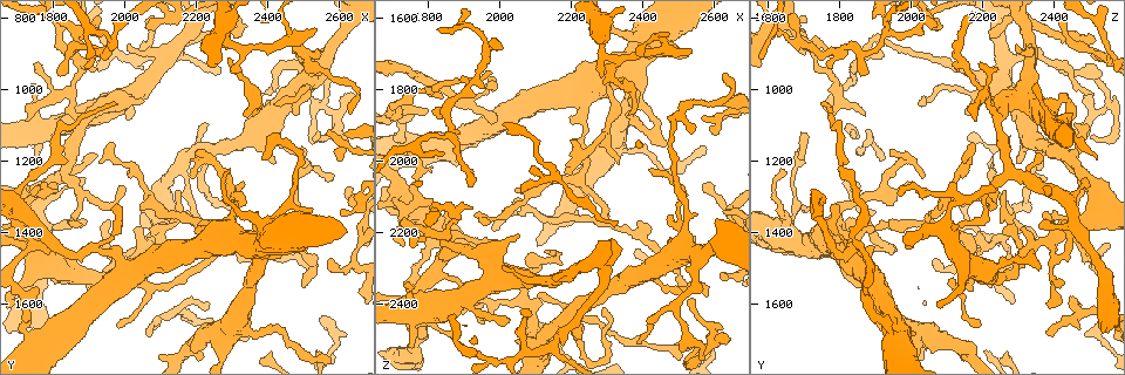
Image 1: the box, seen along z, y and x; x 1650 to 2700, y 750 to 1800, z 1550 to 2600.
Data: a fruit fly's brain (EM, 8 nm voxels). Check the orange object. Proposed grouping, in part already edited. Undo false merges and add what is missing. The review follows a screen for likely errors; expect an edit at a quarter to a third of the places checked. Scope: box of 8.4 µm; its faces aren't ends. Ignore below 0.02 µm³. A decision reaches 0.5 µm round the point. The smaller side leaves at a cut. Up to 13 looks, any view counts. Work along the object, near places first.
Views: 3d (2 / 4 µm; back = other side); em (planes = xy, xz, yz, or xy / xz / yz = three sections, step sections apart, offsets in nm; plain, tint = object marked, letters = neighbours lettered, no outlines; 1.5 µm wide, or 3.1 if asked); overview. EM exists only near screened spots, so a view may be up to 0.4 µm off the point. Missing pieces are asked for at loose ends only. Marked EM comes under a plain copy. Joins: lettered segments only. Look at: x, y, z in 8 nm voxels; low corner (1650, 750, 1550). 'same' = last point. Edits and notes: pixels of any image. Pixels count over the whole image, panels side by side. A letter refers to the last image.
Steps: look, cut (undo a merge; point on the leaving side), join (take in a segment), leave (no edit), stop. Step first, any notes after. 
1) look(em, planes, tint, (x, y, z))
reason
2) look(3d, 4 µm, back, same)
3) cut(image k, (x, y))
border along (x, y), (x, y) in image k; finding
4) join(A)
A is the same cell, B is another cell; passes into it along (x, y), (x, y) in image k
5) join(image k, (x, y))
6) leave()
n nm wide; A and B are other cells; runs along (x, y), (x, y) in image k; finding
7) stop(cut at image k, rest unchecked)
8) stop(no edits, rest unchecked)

look(em, xy, step 8, tint, (2530, 835, 1695))
branch stops here

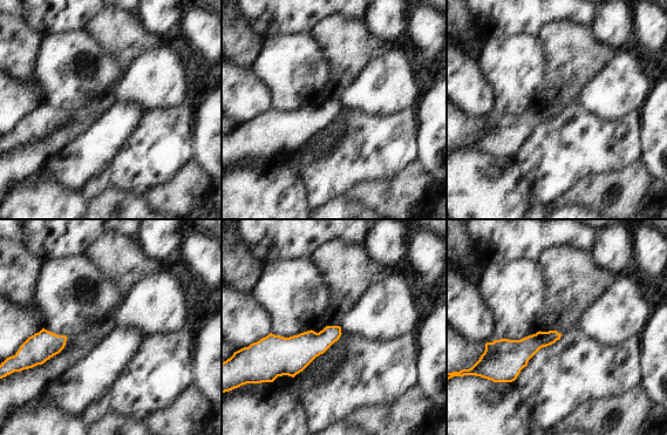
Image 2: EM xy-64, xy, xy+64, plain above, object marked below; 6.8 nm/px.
look(em, planes, letters, same)
cut it another way

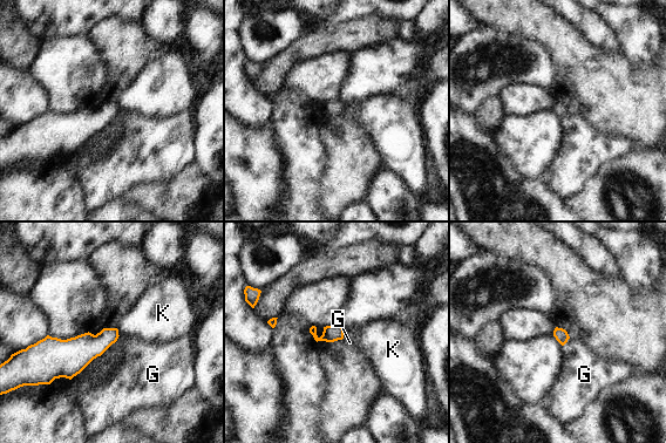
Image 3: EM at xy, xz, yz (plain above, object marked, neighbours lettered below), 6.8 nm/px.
leave()
G and K are other cells; none of them fits

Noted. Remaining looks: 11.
look(em, planes, letters, (2580, 1255, 2385))
free end

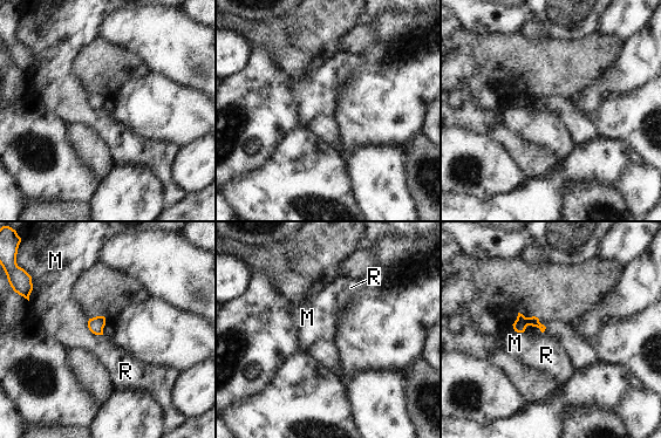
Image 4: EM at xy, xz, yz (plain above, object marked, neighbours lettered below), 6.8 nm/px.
leave()
M and R are other cells; border along (88, 319), (88, 328), (102, 335) in image 4; none of them fits

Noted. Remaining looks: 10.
look(em, yz, step 8, tint, (2150, 1275, 2260))
an open end

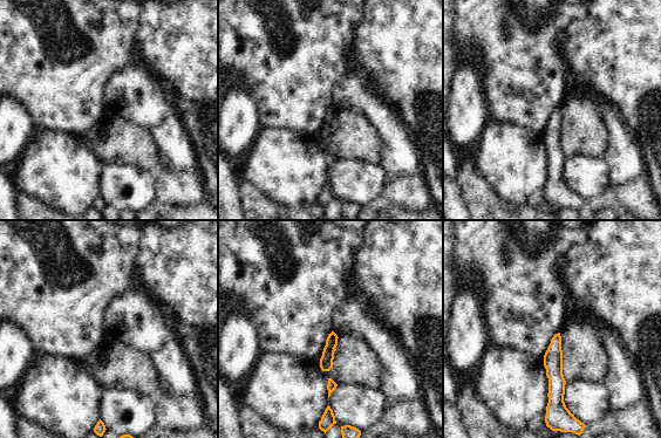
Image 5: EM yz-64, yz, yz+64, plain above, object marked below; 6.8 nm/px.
look(em, planes, letters, same)

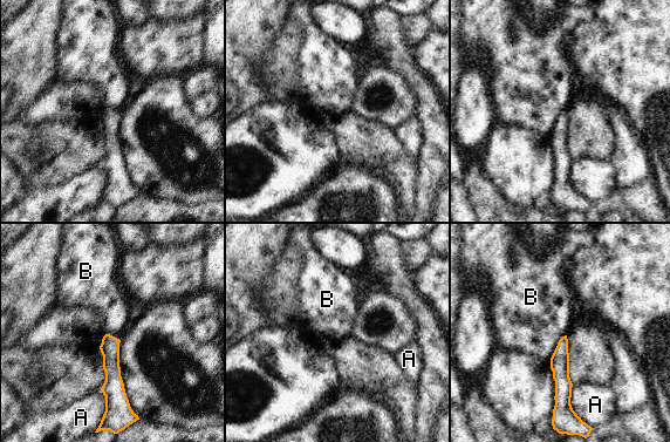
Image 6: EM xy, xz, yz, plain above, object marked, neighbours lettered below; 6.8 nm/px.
leave()
80 nm wide; A and B are other cells; runs along (107, 338), (118, 394) in image 6; none of them fits

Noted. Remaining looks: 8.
look(3d, 4 µm, (1850, 1005, 2205))
branch point

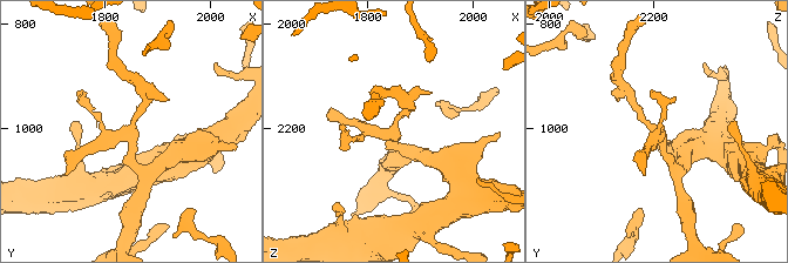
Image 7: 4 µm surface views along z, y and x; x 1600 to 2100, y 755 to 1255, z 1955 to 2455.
look(em, planes, tint, (1845, 1000, 2205))
need the tissue

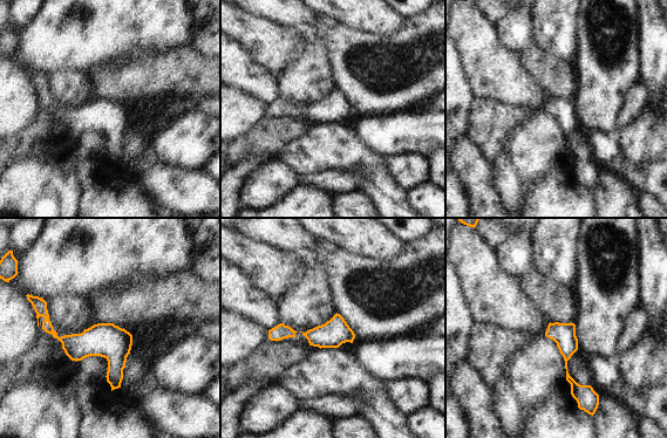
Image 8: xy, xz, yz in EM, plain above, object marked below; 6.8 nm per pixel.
look(em, planes, letters, same)
see the neighbours

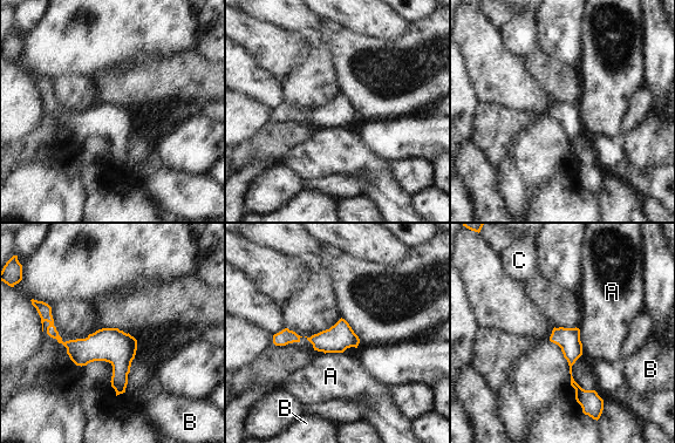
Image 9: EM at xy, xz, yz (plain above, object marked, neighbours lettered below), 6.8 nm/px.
leave()
A, B and C are other cells; all the same cell

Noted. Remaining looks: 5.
look(em, planes, letters, (1975, 1045, 1750))
end of a long branch

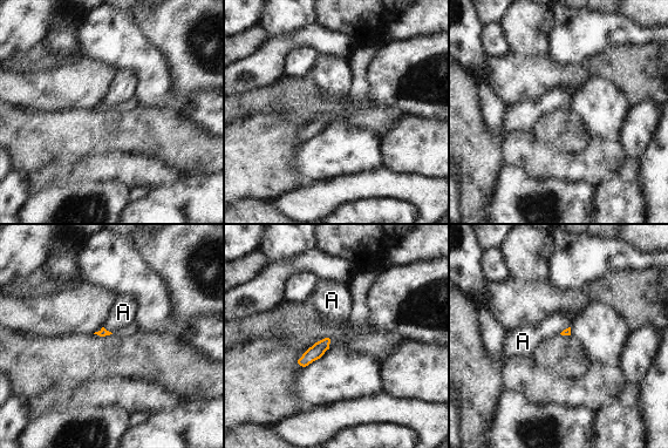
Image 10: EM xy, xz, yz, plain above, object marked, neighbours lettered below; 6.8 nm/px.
leave()
A touches over 80 nm; A is another cell; border along (103, 326), (111, 333) in image 10; none of them fits

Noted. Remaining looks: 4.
stop(no edits, rest unchecked)

